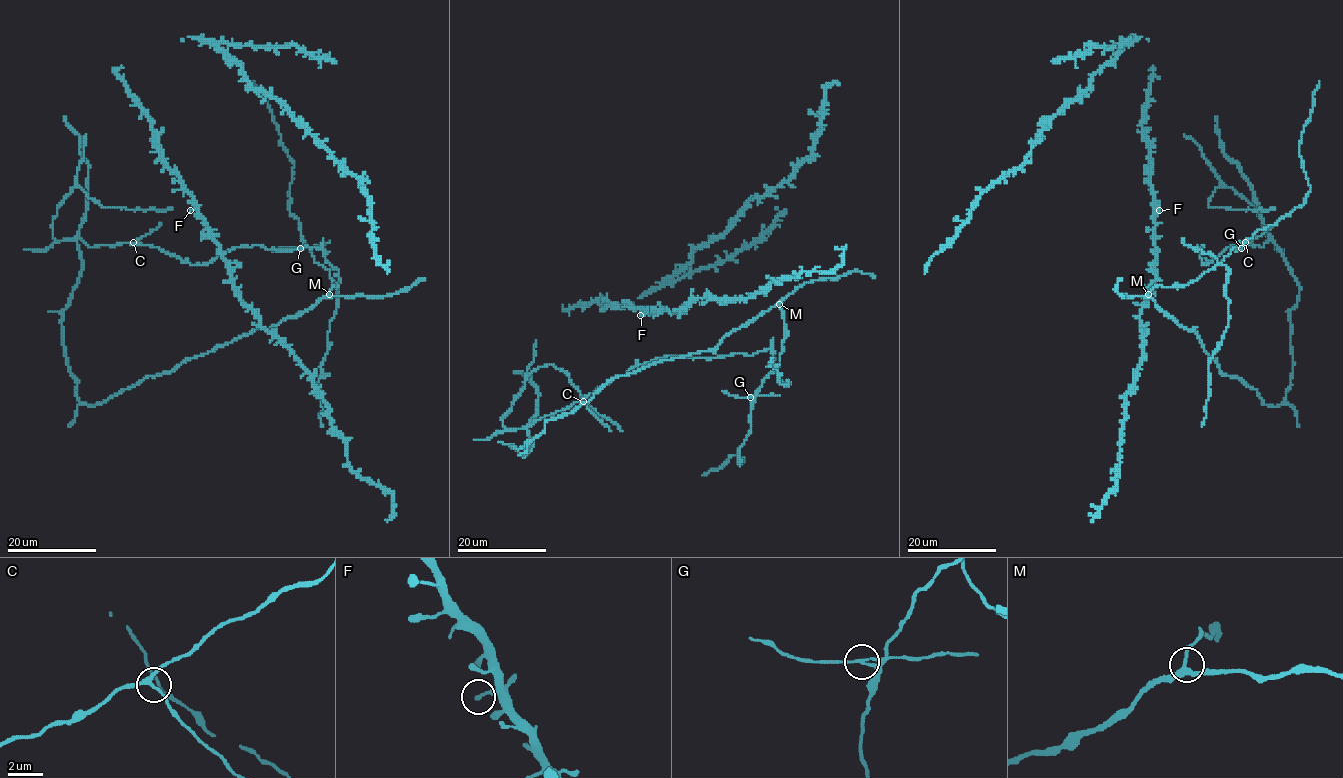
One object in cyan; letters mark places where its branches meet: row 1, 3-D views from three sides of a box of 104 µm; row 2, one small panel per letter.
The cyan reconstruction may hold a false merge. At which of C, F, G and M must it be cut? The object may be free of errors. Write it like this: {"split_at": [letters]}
{"split_at": ["G"]}

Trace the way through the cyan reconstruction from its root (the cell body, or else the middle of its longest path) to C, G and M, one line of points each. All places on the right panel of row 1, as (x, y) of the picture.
C: (1200, 341), (1222, 374), (1267, 406), (1284, 402), (1300, 286), (1271, 238), (1262, 246), (1245, 242)
G: (1200, 341), (1194, 328), (1181, 326), (1149, 293), (1159, 285), (1182, 286), (1195, 281), (1236, 245), (1241, 248)
M: (1200, 341), (1194, 328), (1185, 330), (1148, 294)

